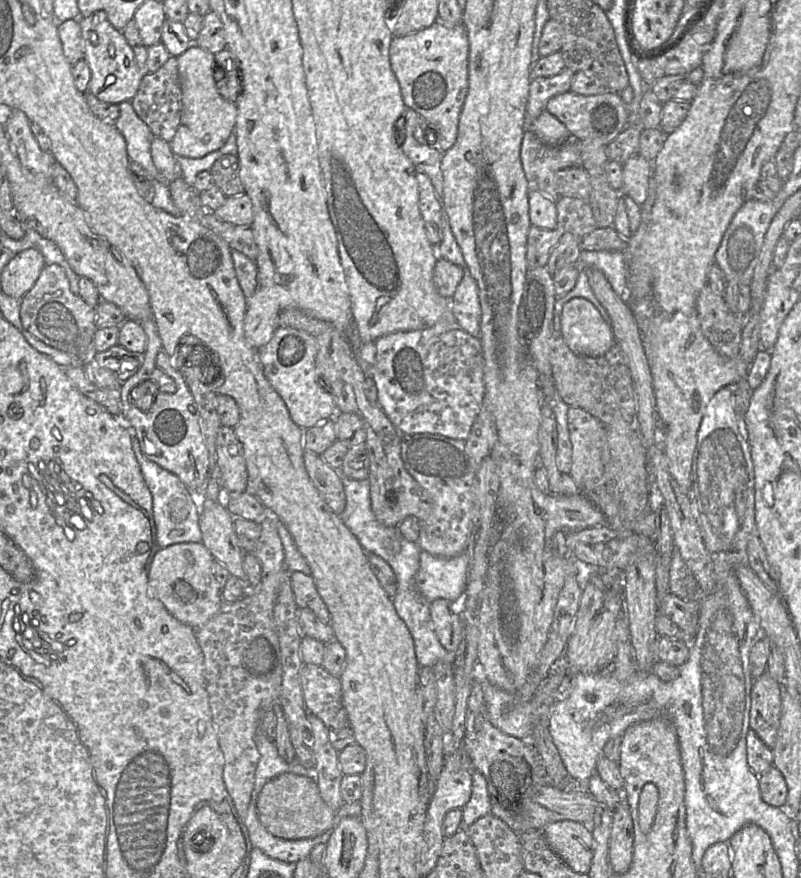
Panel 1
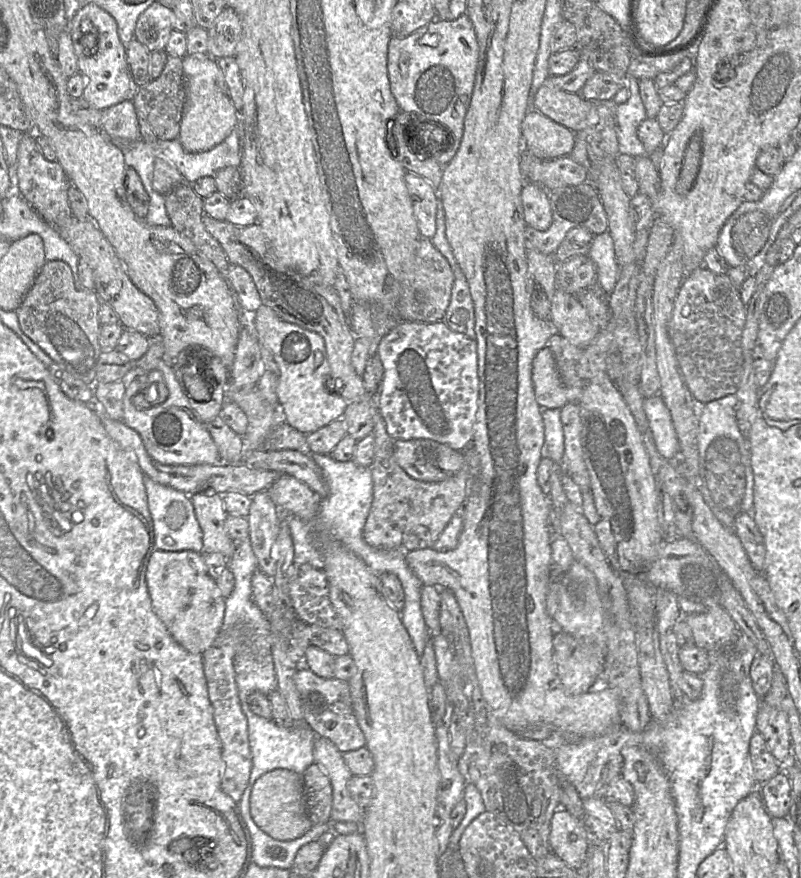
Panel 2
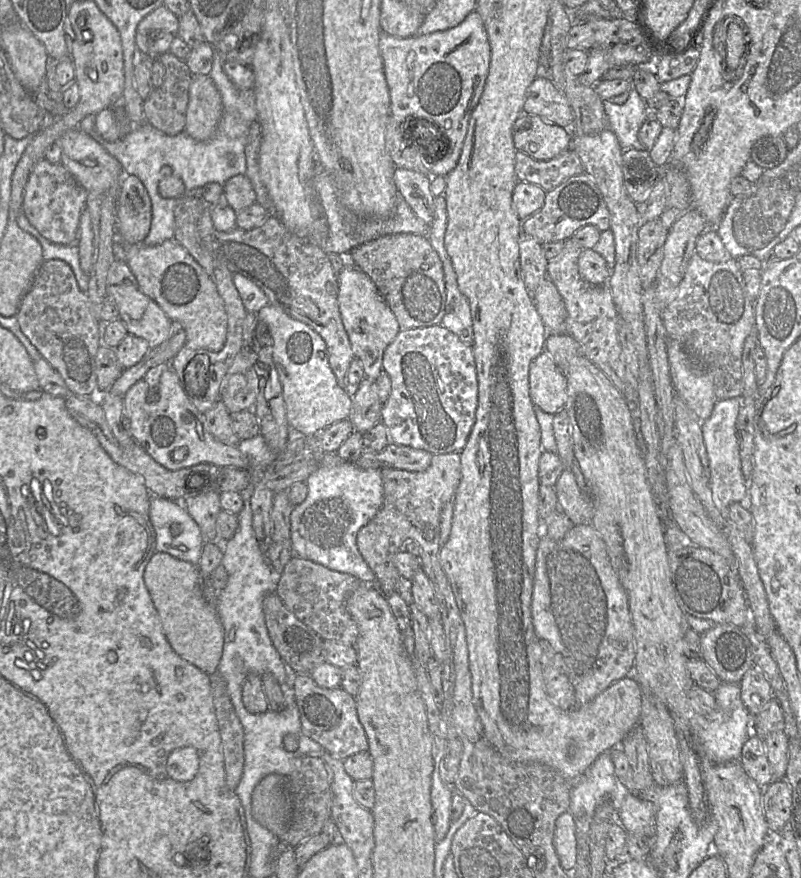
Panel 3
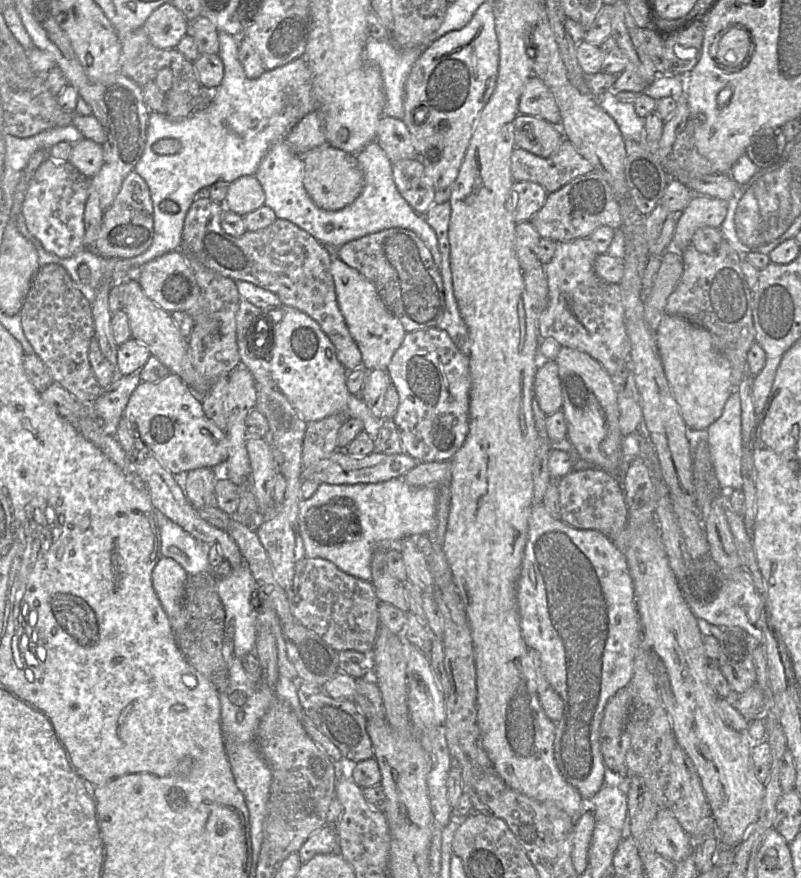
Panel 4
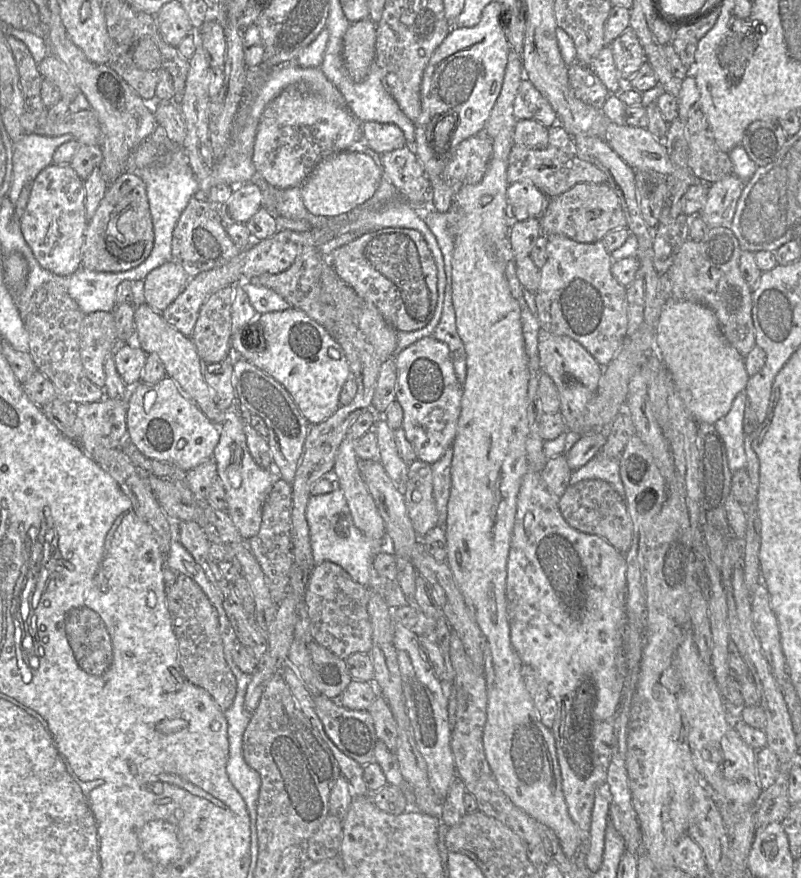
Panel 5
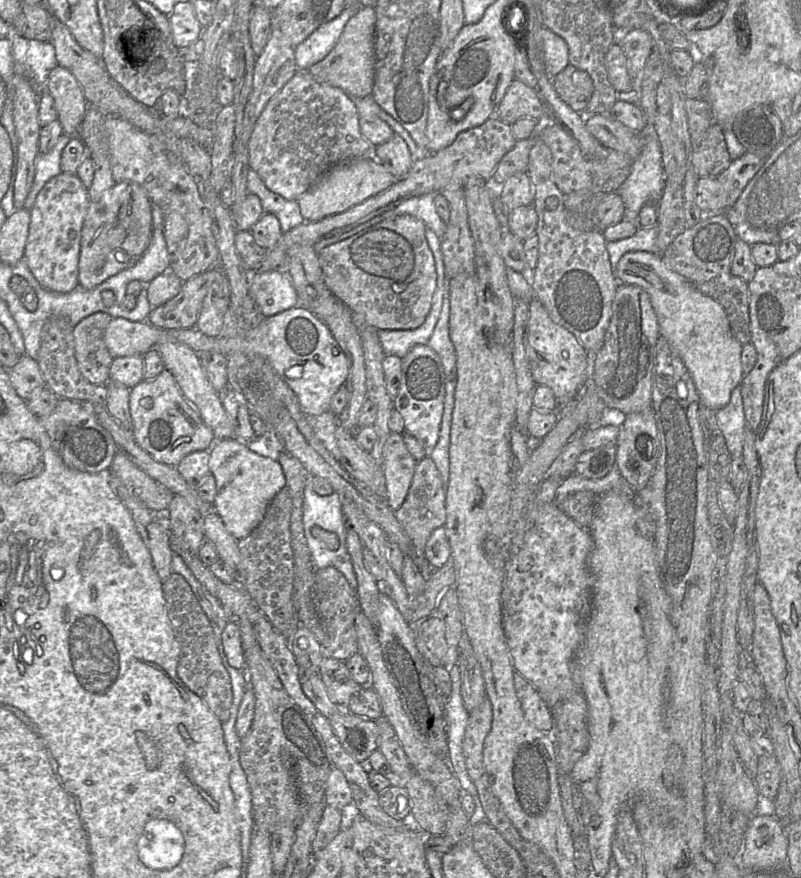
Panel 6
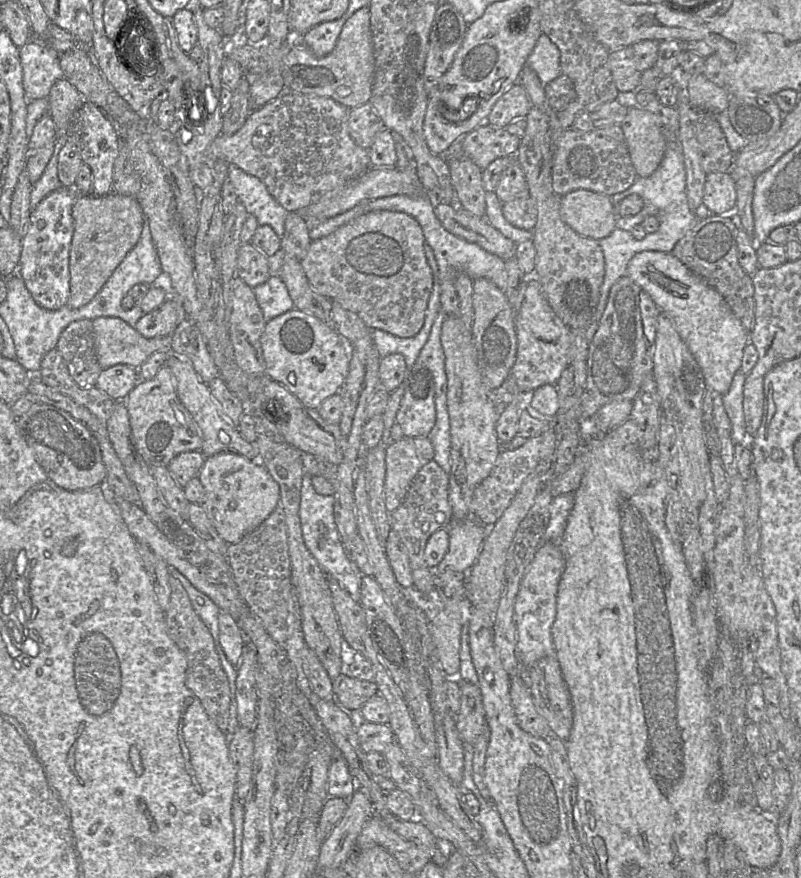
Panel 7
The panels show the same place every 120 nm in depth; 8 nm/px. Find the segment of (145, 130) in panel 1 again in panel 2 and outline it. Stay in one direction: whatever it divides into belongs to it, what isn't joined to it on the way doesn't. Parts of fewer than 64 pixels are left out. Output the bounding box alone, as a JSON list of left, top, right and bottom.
[101,99,141,142]

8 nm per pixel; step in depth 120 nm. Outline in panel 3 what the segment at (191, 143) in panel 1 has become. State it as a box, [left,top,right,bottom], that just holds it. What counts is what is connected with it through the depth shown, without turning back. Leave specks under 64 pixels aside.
[184,75,222,141]

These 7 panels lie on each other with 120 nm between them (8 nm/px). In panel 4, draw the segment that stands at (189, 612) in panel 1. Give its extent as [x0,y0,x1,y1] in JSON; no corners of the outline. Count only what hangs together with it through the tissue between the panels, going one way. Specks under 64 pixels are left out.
[152,556,187,635]

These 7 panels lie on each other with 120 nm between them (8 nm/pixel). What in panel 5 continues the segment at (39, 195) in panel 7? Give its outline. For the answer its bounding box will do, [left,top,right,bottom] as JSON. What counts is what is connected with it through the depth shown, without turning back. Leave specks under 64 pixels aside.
[8,134,75,206]

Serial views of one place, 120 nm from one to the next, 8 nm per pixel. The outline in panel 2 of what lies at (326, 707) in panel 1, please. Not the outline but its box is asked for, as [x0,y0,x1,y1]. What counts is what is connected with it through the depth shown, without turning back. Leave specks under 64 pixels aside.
[294,665,365,753]

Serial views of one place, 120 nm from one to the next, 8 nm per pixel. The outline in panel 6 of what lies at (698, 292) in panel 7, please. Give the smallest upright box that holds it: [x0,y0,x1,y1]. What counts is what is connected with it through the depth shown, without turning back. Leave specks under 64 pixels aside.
[615,252,744,410]

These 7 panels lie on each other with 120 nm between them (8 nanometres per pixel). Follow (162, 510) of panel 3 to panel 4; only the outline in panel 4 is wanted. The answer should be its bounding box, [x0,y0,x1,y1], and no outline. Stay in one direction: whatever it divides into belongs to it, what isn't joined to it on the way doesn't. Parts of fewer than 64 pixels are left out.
[157,512,212,575]

